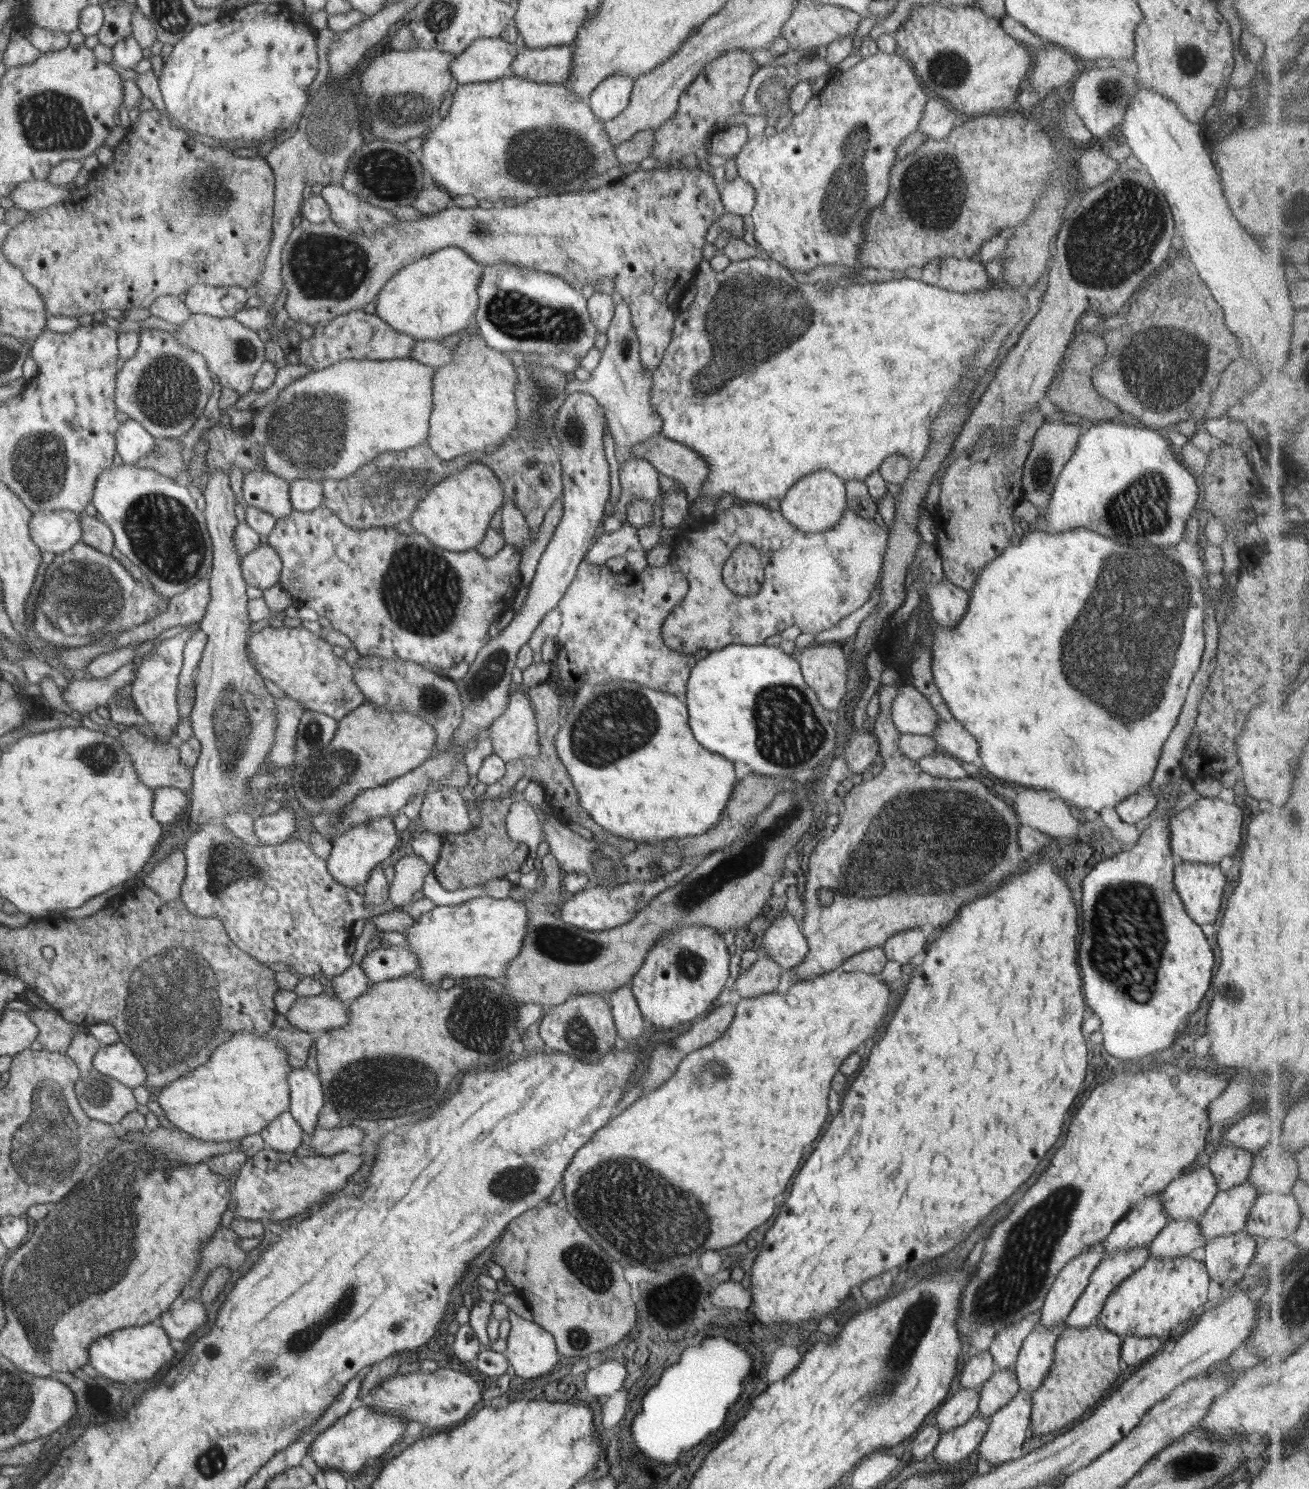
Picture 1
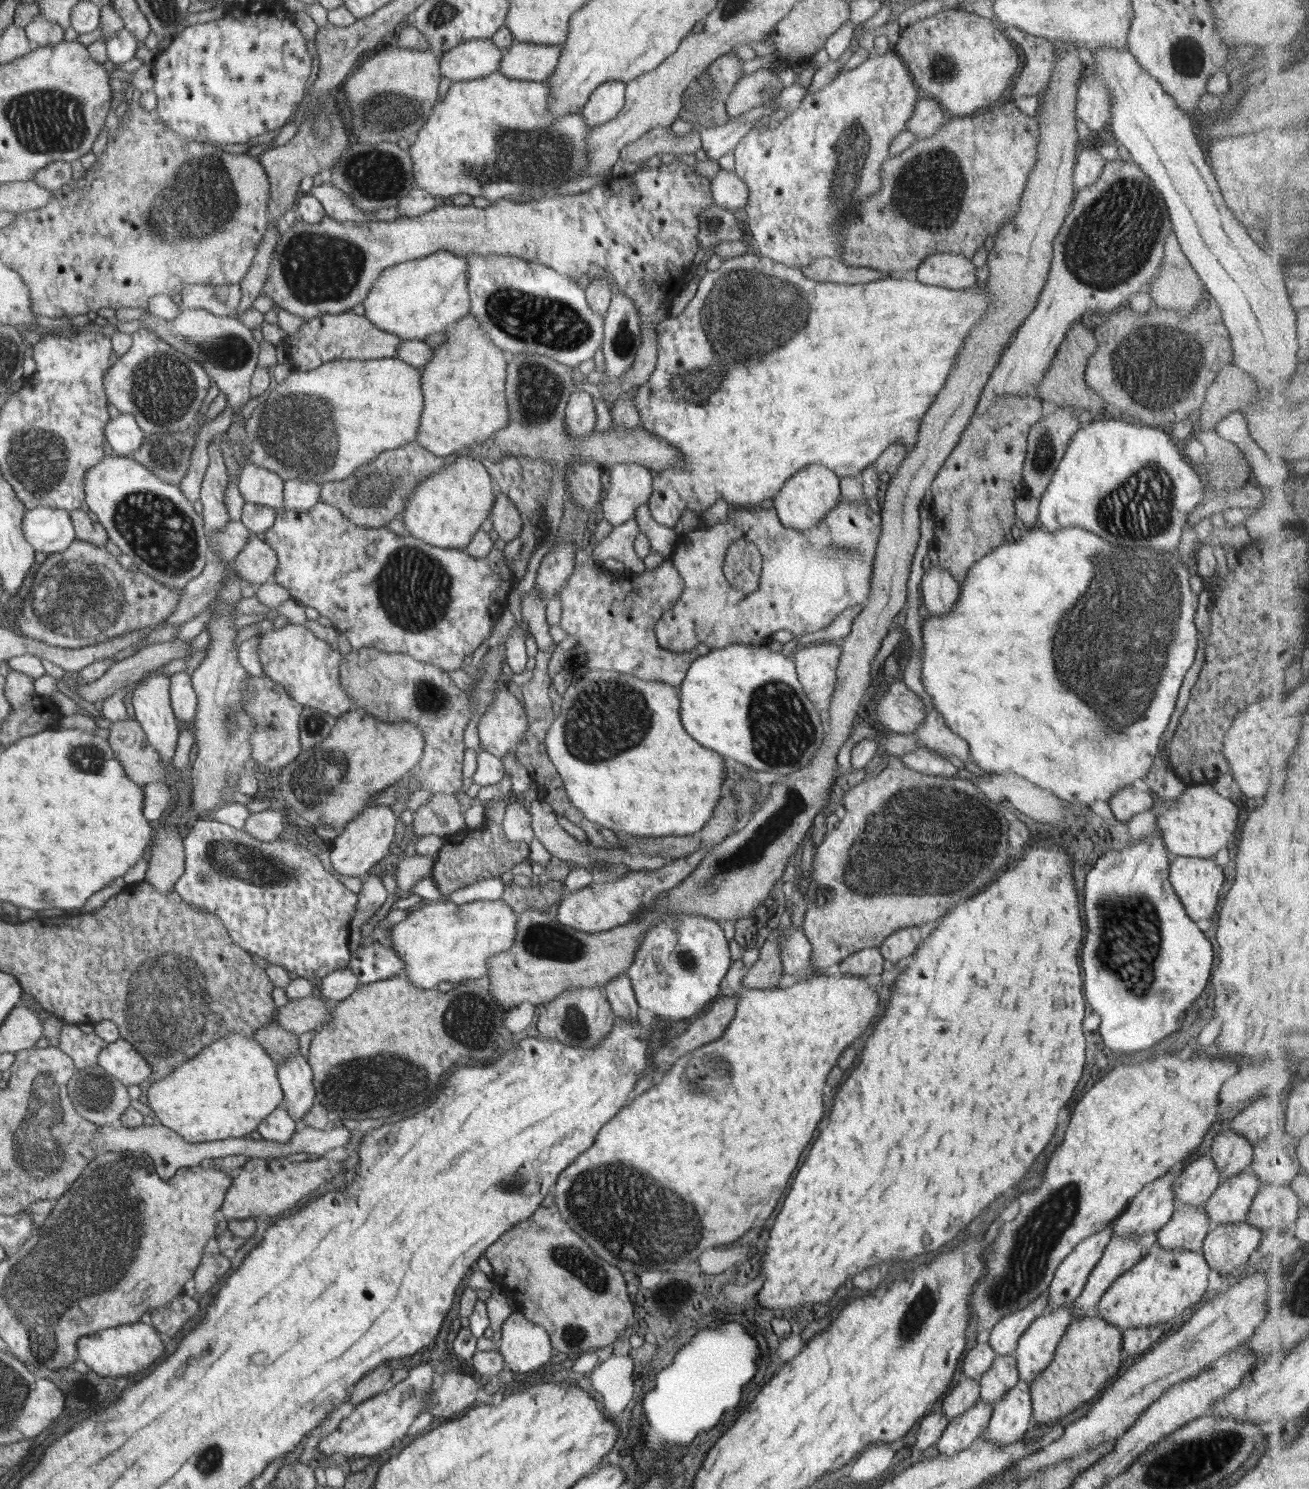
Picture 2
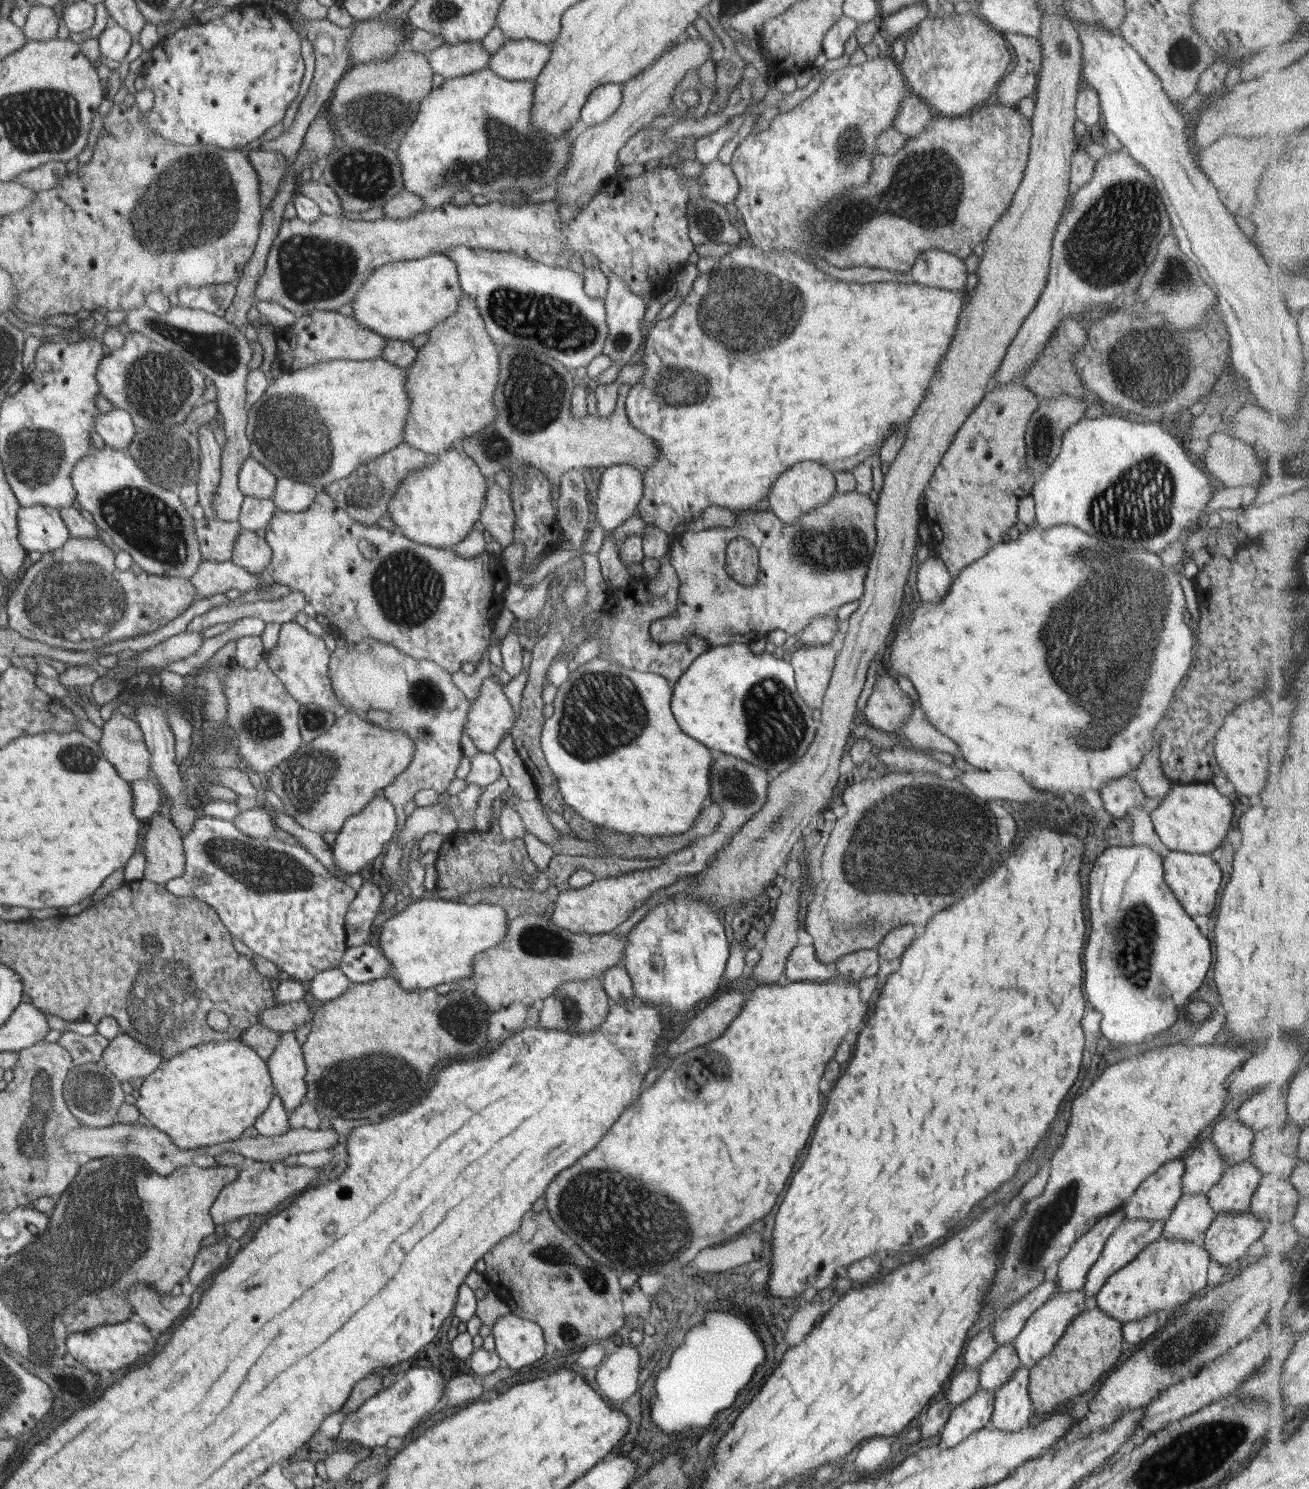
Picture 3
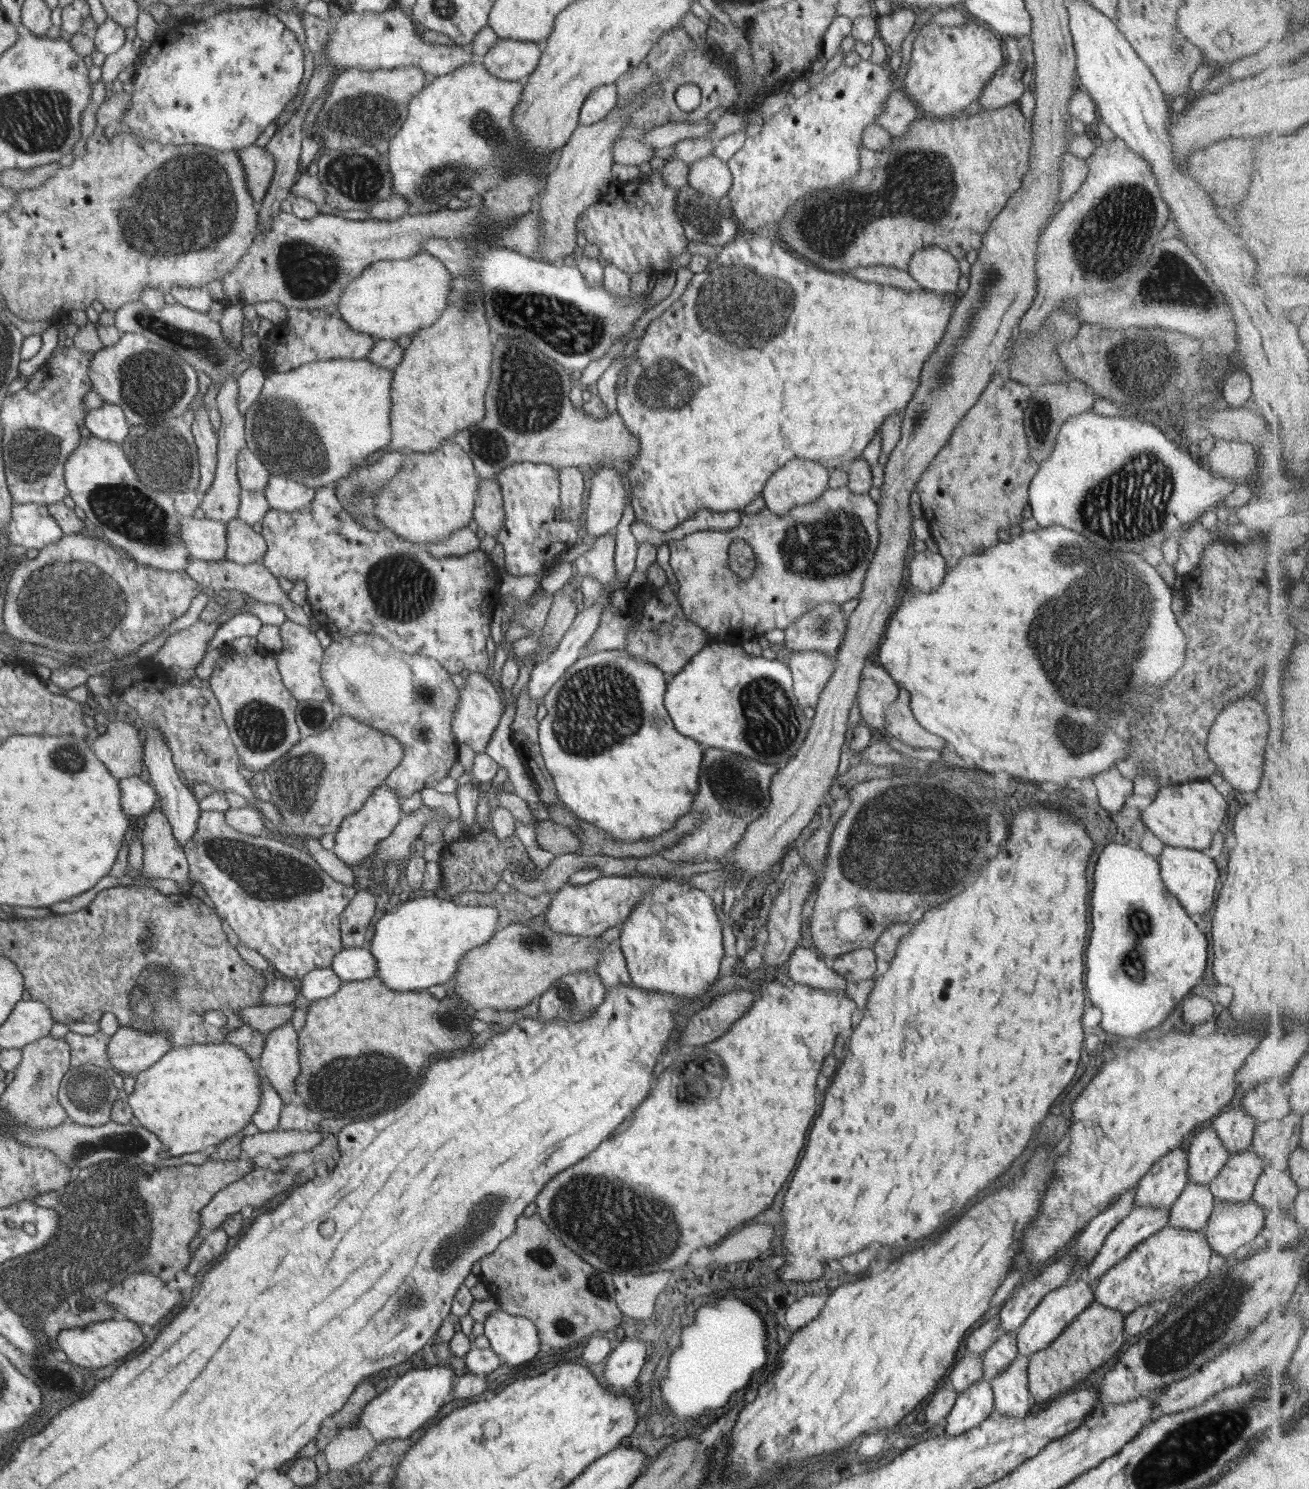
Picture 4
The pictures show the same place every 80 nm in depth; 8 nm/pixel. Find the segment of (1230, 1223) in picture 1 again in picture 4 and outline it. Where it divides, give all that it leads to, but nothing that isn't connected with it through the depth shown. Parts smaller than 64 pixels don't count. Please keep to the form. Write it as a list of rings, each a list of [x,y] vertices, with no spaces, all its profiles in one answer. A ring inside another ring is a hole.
[[[1251,1148],[1229,1156],[1227,1163],[1210,1183],[1215,1201],[1248,1202],[1253,1198],[1264,1162]]]

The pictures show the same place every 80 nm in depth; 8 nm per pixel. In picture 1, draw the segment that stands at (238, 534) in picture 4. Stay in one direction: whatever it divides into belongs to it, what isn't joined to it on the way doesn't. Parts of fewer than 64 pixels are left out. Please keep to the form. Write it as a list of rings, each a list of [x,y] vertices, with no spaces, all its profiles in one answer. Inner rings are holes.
[[[261,545],[250,552],[242,555],[244,578],[247,586],[256,586],[256,588],[272,588],[281,580],[283,572],[283,561],[275,547],[270,545]]]

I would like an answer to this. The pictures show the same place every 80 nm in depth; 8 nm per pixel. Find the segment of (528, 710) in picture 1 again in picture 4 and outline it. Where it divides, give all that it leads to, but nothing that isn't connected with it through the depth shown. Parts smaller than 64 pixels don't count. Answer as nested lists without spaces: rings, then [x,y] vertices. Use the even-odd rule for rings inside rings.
[[[472,673],[466,679],[464,689],[459,689],[456,711],[452,715],[452,730],[458,745],[467,744],[477,753],[484,753],[486,745],[491,739],[492,733],[496,730],[502,714],[502,702],[492,682],[485,678],[482,673]]]

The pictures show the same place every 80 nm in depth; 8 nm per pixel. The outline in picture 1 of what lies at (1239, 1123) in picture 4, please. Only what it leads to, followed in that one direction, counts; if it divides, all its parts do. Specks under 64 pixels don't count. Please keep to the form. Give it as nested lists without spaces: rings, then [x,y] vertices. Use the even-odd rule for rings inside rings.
[[[1220,1144],[1210,1156],[1209,1169],[1216,1179],[1218,1191],[1228,1191],[1249,1179],[1253,1155],[1232,1145]]]

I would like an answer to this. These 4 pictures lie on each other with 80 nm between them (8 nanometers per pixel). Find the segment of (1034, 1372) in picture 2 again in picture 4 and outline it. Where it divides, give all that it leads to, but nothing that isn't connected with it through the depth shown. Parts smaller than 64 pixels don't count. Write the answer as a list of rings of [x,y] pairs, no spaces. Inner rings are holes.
[[[1085,1277],[1068,1281],[1044,1295],[1042,1302],[1028,1315],[1017,1330],[1017,1352],[1030,1358],[1037,1350],[1044,1350],[1062,1331],[1094,1301],[1093,1289]]]

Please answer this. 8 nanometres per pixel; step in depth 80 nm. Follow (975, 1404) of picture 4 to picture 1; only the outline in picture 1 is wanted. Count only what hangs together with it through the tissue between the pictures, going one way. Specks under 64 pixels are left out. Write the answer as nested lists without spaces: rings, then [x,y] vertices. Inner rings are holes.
[[[976,1412],[966,1424],[940,1435],[933,1450],[936,1464],[954,1467],[977,1450],[988,1428],[988,1420]]]

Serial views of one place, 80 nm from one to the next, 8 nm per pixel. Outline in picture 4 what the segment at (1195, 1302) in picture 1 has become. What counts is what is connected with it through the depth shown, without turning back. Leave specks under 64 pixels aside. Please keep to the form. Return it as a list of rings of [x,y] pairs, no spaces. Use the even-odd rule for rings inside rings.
[[[1165,1226],[1137,1244],[1128,1257],[1100,1277],[1092,1288],[1094,1301],[1121,1312],[1125,1317],[1139,1306],[1156,1300],[1172,1300],[1178,1292],[1189,1294],[1190,1290],[1209,1276],[1212,1253],[1204,1231]]]

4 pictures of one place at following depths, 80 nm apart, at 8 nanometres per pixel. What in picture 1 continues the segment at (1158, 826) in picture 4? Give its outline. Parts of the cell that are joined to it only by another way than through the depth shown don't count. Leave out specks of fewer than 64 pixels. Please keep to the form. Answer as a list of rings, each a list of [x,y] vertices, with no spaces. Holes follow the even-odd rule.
[[[1202,797],[1191,807],[1176,811],[1169,824],[1171,853],[1182,860],[1204,864],[1219,864],[1224,856],[1232,857],[1244,841],[1244,826],[1248,816],[1243,808],[1241,802],[1226,803],[1218,797]]]

